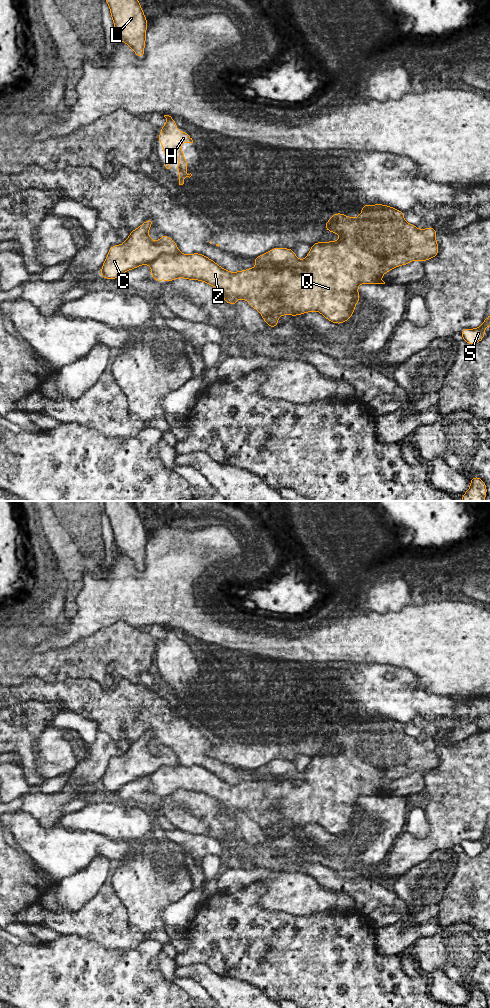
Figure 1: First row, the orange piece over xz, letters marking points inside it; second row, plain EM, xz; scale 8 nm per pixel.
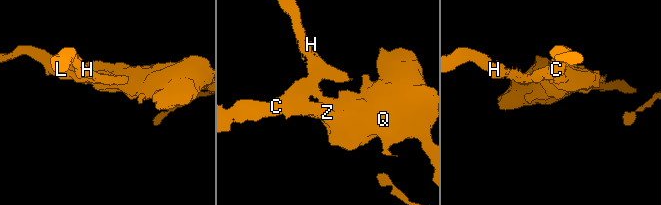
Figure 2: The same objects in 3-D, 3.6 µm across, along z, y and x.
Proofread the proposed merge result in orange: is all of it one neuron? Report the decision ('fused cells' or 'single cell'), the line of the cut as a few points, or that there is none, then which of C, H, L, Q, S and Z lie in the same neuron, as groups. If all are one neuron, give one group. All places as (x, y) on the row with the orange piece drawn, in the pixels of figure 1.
fused cells | xz (178, 251), (160, 254), (149, 264) | C H L / Q S Z

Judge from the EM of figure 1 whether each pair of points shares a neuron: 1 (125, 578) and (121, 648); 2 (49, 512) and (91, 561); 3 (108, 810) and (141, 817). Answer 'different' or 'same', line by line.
1: different
2: same
3: same

